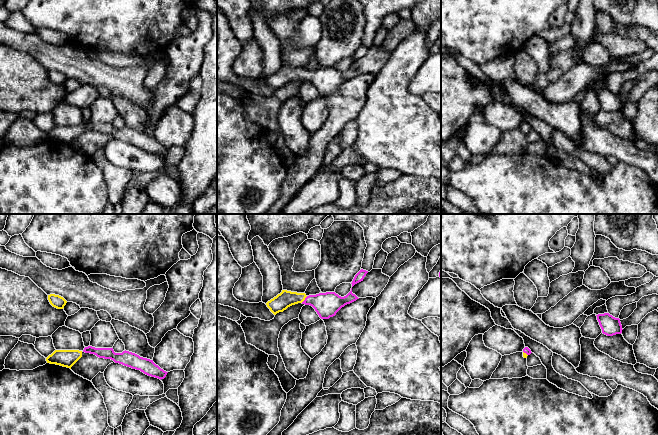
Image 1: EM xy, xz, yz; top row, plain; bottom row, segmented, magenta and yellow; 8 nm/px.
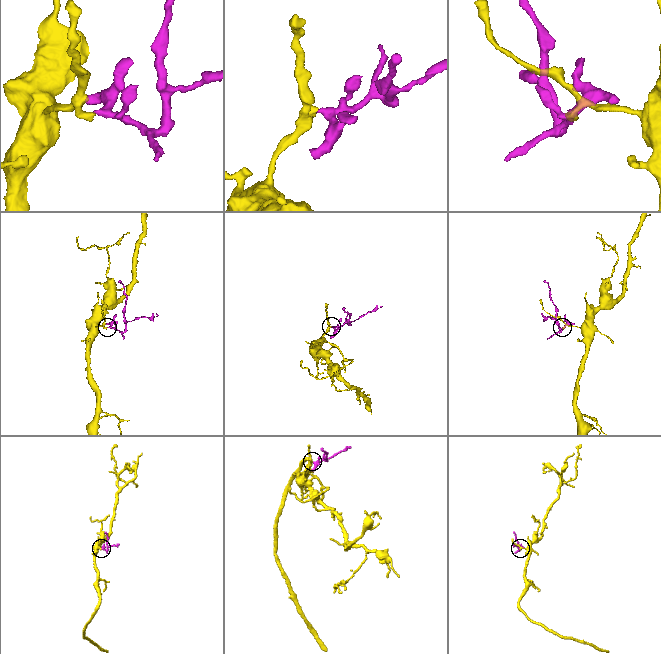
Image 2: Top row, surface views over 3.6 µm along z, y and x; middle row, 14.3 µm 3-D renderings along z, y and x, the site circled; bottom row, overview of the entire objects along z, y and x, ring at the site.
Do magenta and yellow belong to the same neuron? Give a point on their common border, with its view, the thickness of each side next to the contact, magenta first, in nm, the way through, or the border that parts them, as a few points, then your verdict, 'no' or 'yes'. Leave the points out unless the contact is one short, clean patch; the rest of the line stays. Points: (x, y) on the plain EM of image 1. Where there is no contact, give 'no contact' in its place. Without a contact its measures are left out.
meets magenta in xz at (305, 75); 200 nm thick on the magenta side, 140 nm on the other; runs through xz (326, 81), (322, 78), (305, 75), (285, 75); yes

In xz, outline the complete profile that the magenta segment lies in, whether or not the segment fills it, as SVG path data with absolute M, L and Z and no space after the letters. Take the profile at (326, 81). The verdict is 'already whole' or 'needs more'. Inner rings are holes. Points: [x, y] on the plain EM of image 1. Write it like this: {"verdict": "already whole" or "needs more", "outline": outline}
{"verdict": "needs more", "outline": "M282 66L280 70L266 79L270 87L276 91L283 88L288 83L302 79L312 82L321 95L329 95L345 81L350 80L359 75L351 67L344 73L339 72L335 68L319 69L307 72L305 69L291 68Z"}

